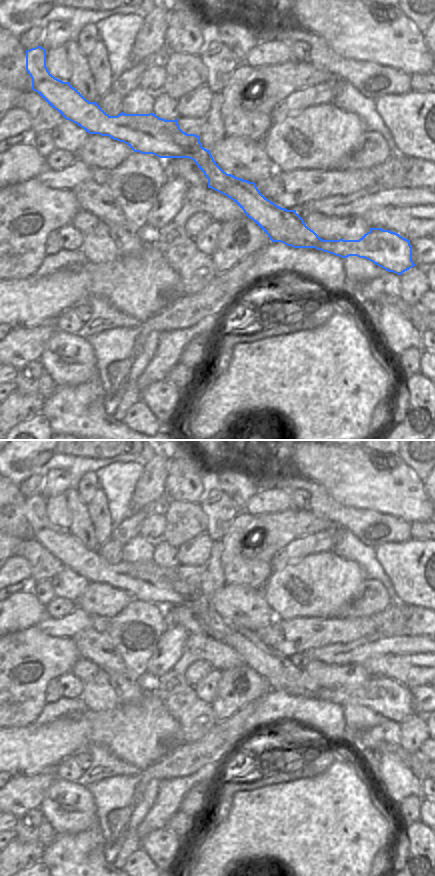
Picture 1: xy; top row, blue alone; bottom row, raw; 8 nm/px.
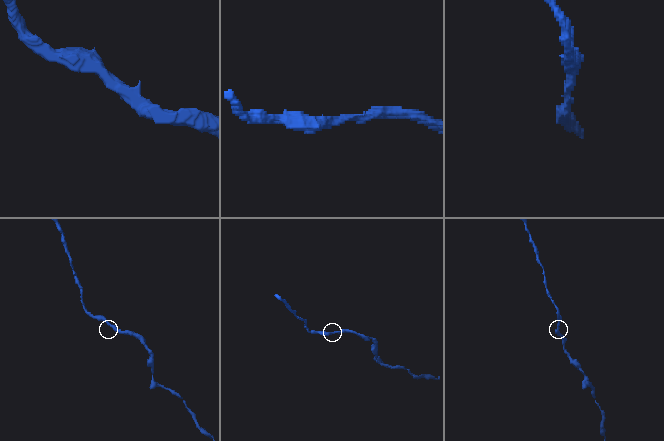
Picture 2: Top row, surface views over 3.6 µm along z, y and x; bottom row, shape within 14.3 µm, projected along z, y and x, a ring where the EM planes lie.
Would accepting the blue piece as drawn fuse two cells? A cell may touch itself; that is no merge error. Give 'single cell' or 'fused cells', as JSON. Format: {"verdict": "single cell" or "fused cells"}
{"verdict": "single cell"}

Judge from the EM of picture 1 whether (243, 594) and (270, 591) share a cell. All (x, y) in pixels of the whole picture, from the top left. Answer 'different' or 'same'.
different

